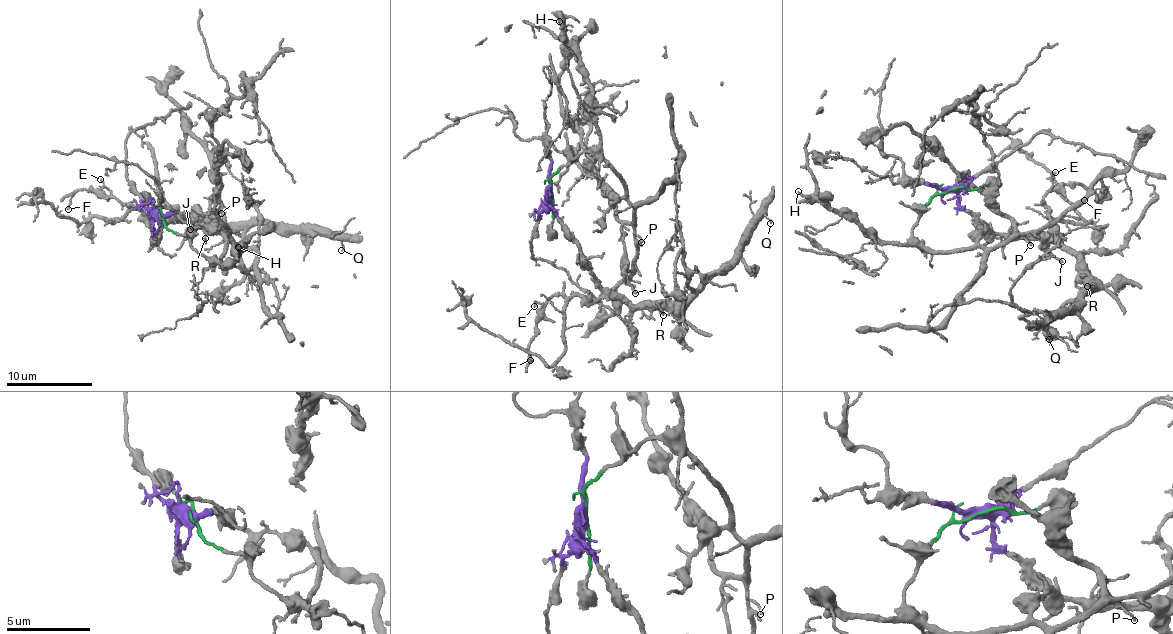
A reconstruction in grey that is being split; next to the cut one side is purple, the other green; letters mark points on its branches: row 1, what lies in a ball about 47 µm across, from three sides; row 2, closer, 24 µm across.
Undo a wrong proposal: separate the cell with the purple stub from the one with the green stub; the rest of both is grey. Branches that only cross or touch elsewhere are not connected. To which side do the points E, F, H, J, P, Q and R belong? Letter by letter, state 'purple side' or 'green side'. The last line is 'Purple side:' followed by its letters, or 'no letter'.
E: purple side
F: purple side
H: green side
J: green side
P: green side
Q: purple side
R: purple side
Purple side: E, F, Q, R

